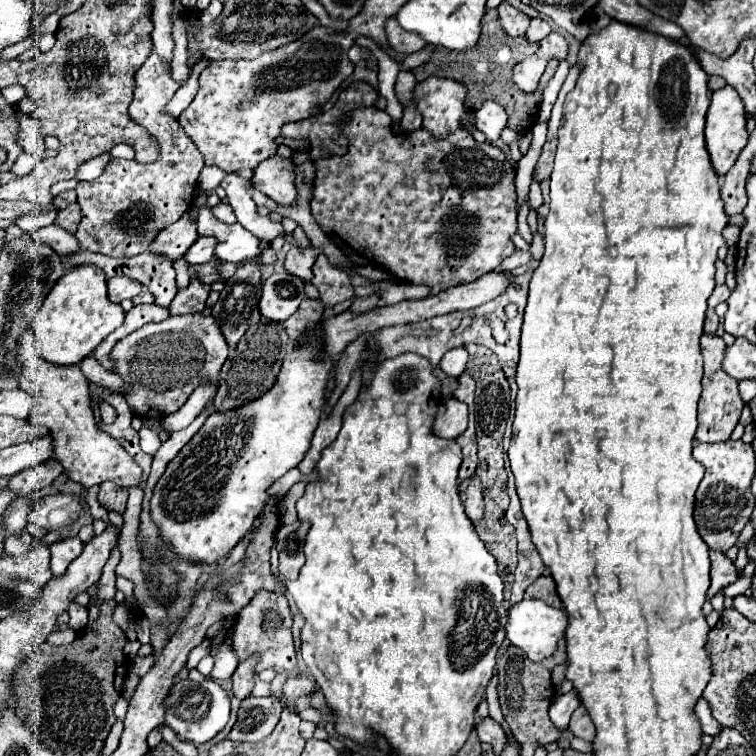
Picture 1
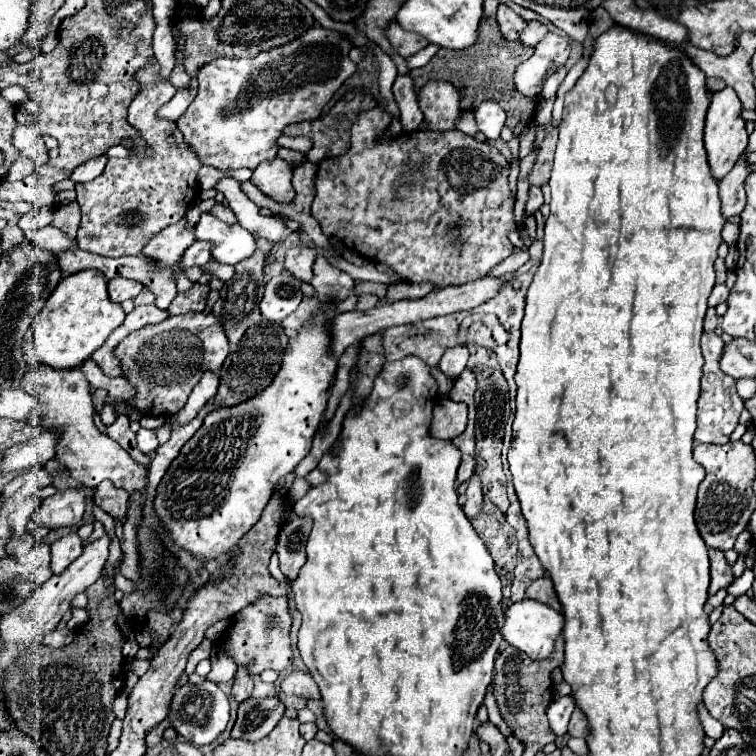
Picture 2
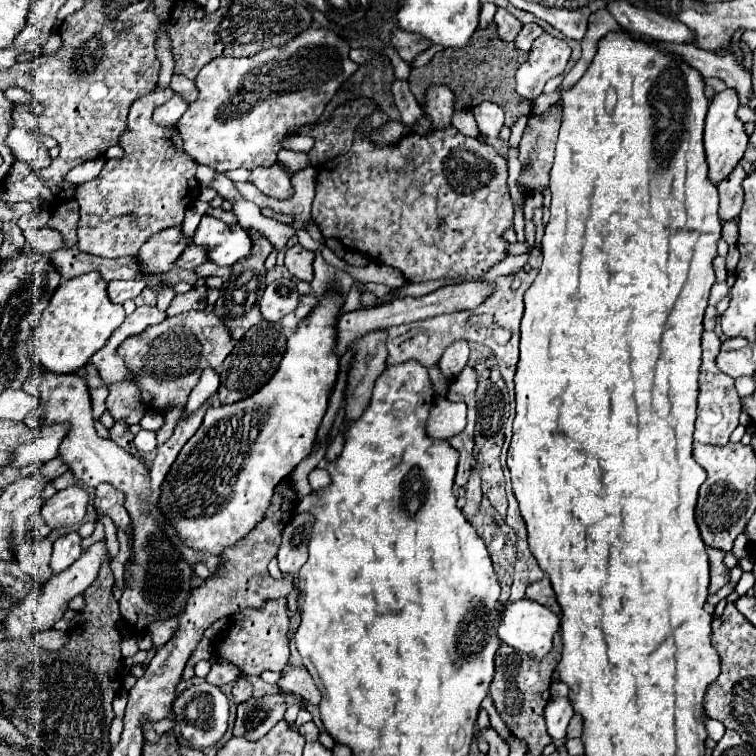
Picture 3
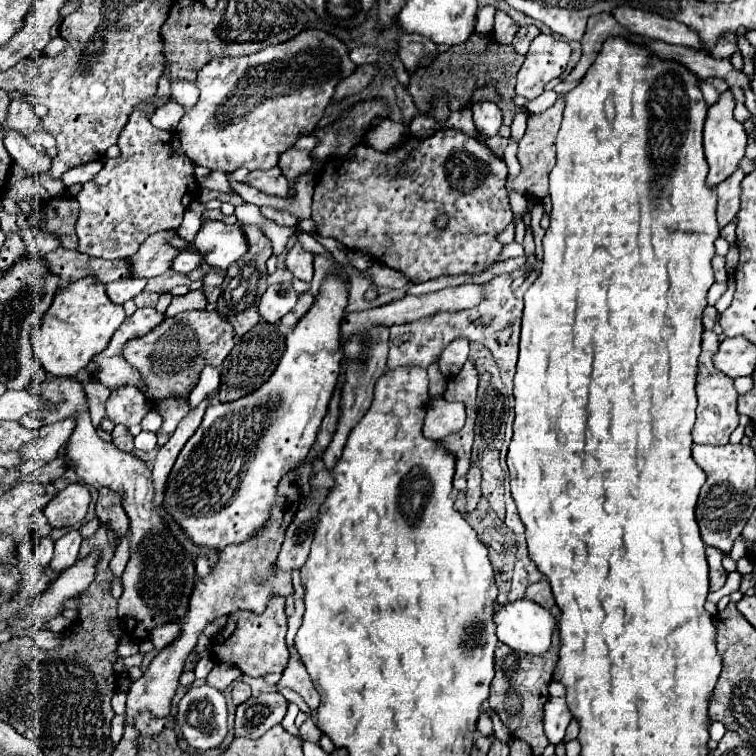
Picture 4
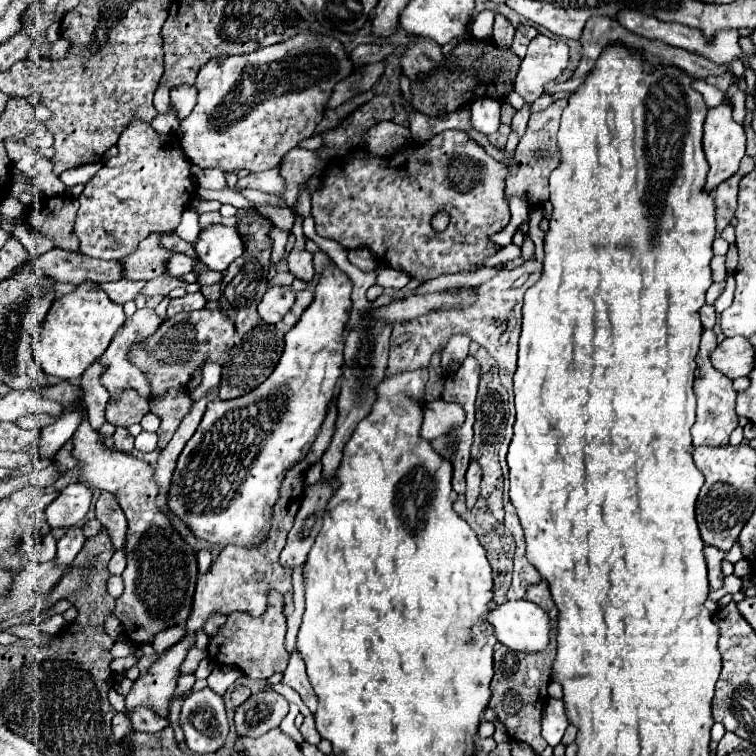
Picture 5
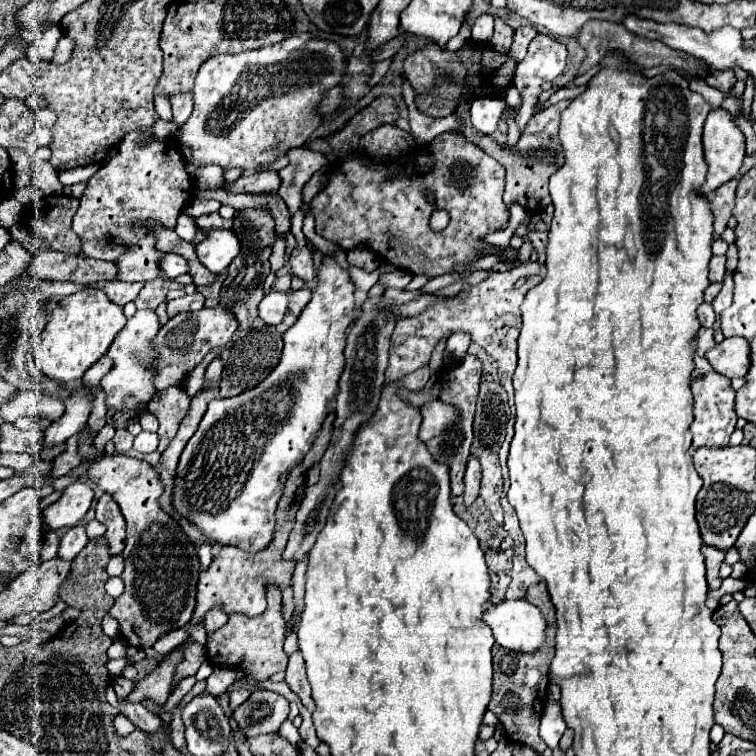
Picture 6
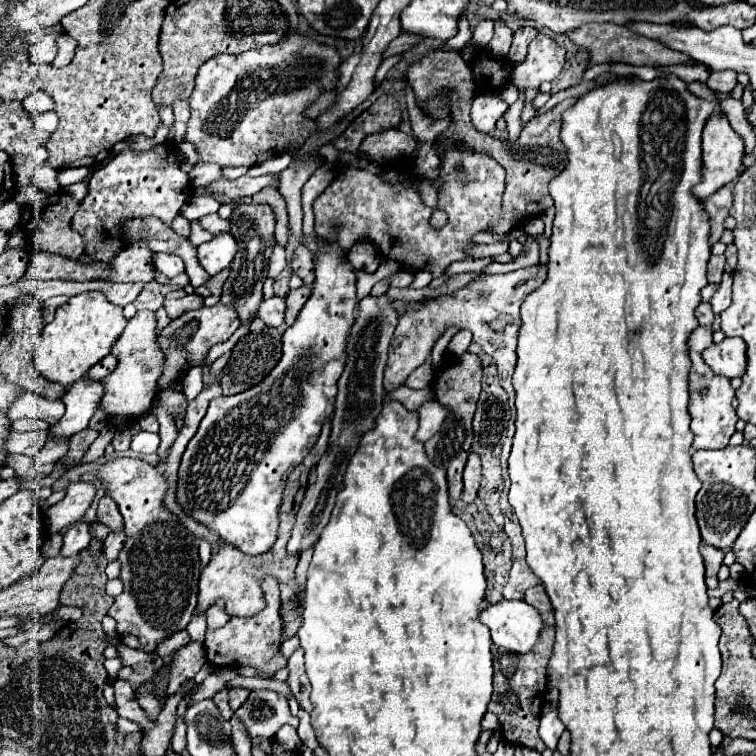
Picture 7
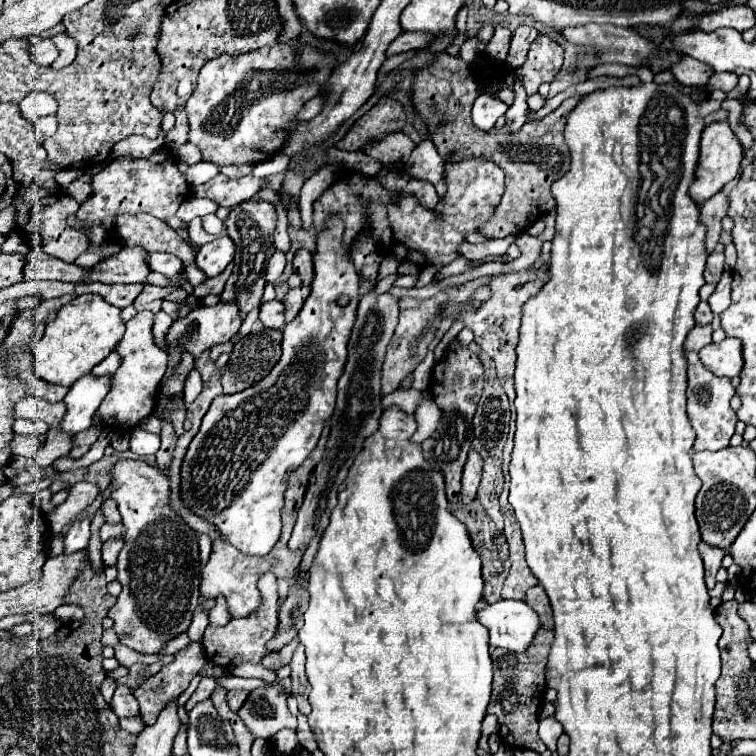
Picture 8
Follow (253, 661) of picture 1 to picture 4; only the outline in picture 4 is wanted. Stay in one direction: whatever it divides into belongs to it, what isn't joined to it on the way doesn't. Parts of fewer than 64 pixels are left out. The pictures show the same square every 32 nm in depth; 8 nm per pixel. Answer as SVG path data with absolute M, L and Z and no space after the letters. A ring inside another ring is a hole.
M236 682L234 684L234 688L232 688L232 702L238 706L238 704L242 704L242 702L246 702L252 694L250 694L252 690L250 690L250 686L246 684L246 682Z

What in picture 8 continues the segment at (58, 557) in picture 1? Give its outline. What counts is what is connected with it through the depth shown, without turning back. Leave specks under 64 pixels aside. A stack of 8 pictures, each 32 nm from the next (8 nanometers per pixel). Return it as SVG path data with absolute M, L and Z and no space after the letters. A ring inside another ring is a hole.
M82 518L82 520L74 522L68 528L68 532L64 534L64 554L86 548L88 540L90 540L90 520Z

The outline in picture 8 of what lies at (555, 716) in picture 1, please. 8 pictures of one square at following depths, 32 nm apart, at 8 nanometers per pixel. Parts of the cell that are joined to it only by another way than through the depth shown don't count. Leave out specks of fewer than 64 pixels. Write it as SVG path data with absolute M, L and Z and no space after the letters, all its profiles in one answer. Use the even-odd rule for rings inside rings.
M548 716L548 718L540 720L538 734L540 734L542 742L548 746L548 750L552 750L552 752L556 750L556 740L560 738L562 732L564 732L564 728L562 728L562 724L554 716Z

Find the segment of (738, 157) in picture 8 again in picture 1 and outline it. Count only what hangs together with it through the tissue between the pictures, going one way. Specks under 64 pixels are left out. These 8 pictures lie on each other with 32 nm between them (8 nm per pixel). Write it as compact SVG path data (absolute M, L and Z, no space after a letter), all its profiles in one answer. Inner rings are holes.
M724 86L716 92L712 92L712 104L706 114L706 148L708 148L710 160L712 160L714 168L718 170L718 174L726 174L734 166L734 162L736 162L740 150L746 146L746 142L748 142L746 110L742 106L740 94L732 86Z

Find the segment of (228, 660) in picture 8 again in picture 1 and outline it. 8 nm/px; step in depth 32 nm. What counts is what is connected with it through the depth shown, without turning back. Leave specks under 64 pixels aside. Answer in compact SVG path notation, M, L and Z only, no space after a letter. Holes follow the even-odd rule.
M258 592L248 606L242 608L236 616L236 630L234 630L234 648L238 652L238 658L244 660L246 656L258 652L260 662L258 670L272 668L278 674L292 672L298 664L296 660L296 646L292 640L292 614L290 606L284 594L274 594L274 592Z

